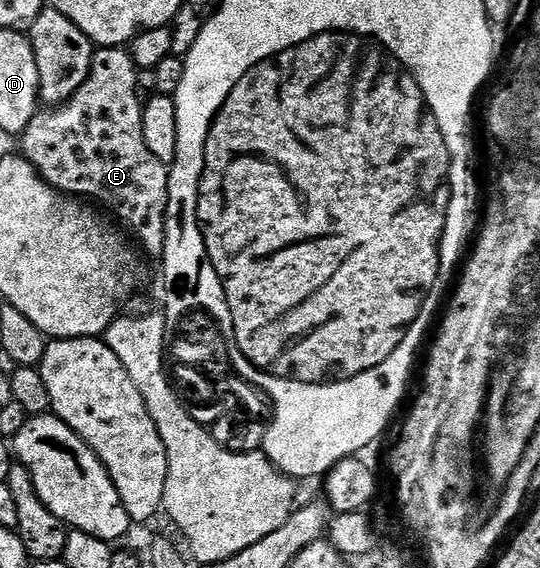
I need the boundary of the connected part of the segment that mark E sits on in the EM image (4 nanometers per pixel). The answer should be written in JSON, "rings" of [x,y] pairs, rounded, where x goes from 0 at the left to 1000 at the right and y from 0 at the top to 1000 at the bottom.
{"rings":[[[180,85],[170,95],[170,116],[159,132],[159,146],[144,153],[128,178],[102,187],[94,195],[69,197],[67,206],[56,210],[44,232],[35,236],[35,268],[74,303],[74,313],[85,324],[143,350],[187,354],[196,366],[209,368],[252,408],[261,431],[257,437],[267,437],[278,451],[294,454],[304,444],[307,421],[315,298],[278,268],[278,259],[270,259],[270,243],[263,238],[267,194],[250,160],[254,127],[244,95],[235,85]]]}

